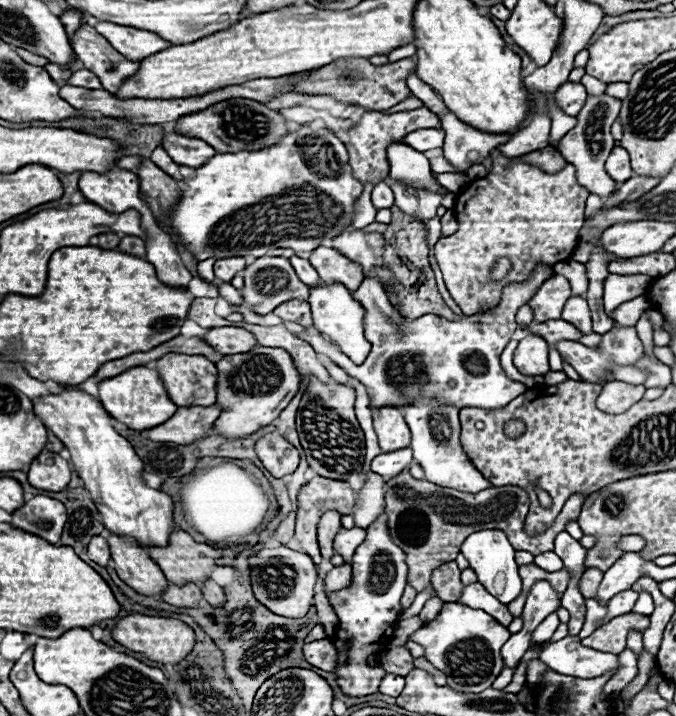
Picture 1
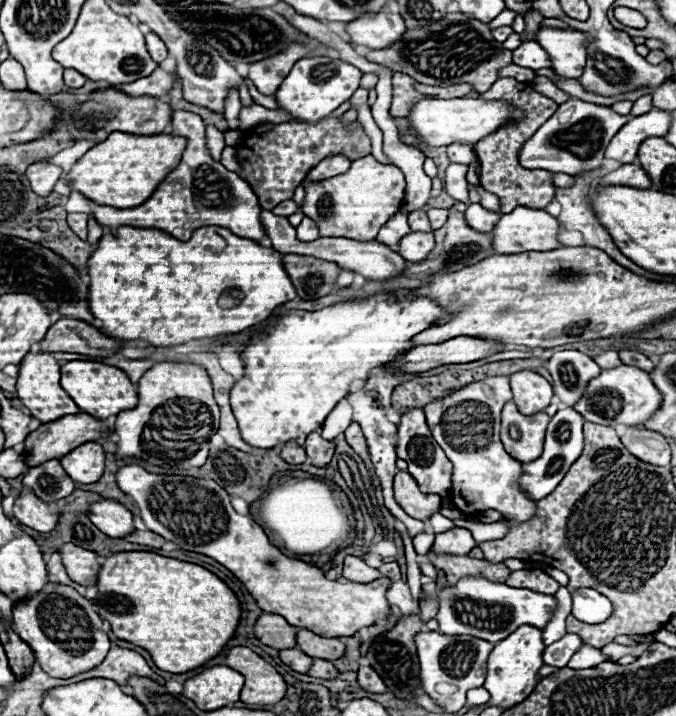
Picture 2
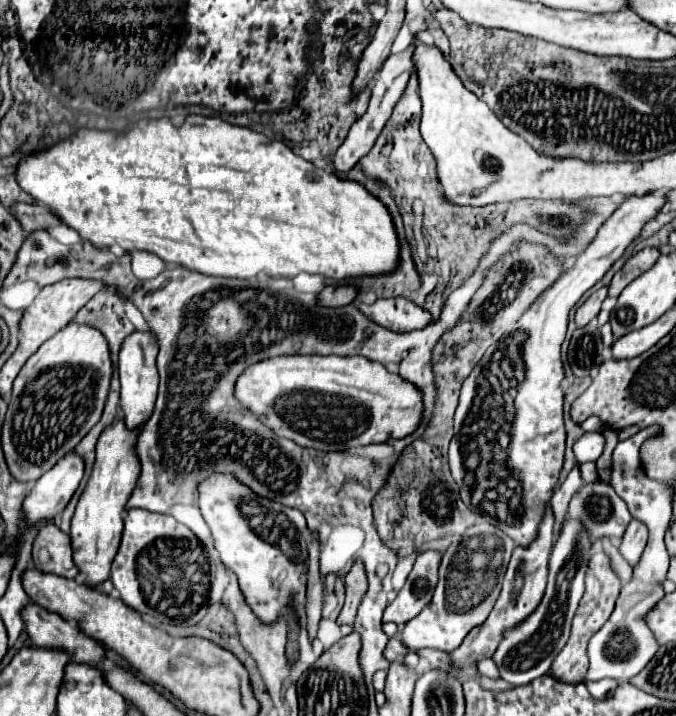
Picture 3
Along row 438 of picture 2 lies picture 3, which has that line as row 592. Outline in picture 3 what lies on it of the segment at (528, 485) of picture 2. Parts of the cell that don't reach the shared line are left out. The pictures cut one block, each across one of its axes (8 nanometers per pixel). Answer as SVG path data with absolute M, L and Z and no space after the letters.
M566 518L552 548L548 588L540 606L526 620L522 620L522 624L516 624L514 628L510 628L510 632L506 632L506 636L502 636L502 644L492 656L504 682L512 686L524 686L550 670L552 660L564 648L570 636L570 624L584 594L584 574L590 560L590 548L592 538L582 522Z

